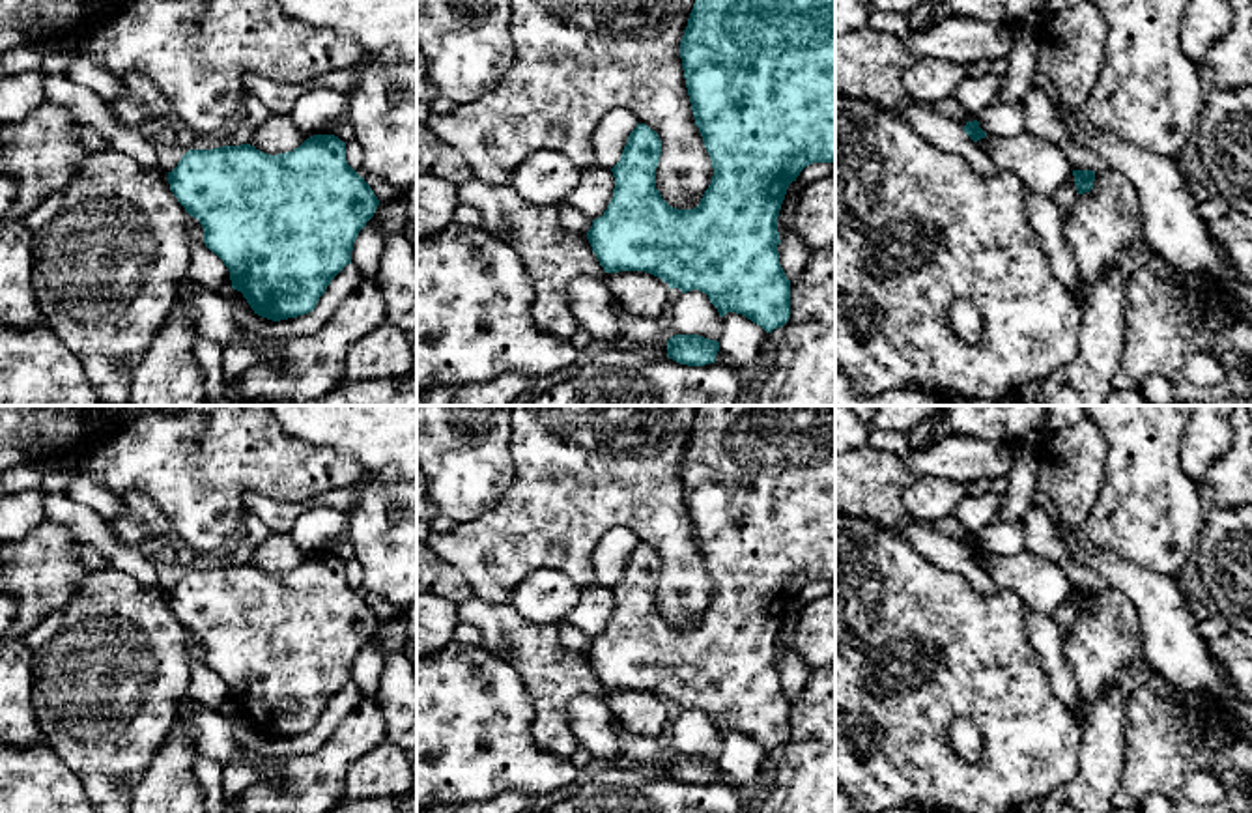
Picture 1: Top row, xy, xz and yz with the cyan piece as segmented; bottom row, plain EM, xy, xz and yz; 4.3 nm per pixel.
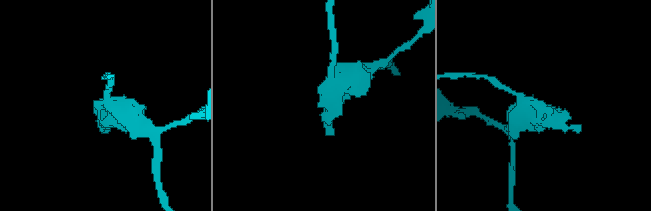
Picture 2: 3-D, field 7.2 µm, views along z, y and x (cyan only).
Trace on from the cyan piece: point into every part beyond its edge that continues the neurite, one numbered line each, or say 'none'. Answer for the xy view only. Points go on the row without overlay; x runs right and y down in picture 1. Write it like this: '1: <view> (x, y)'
none

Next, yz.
none

